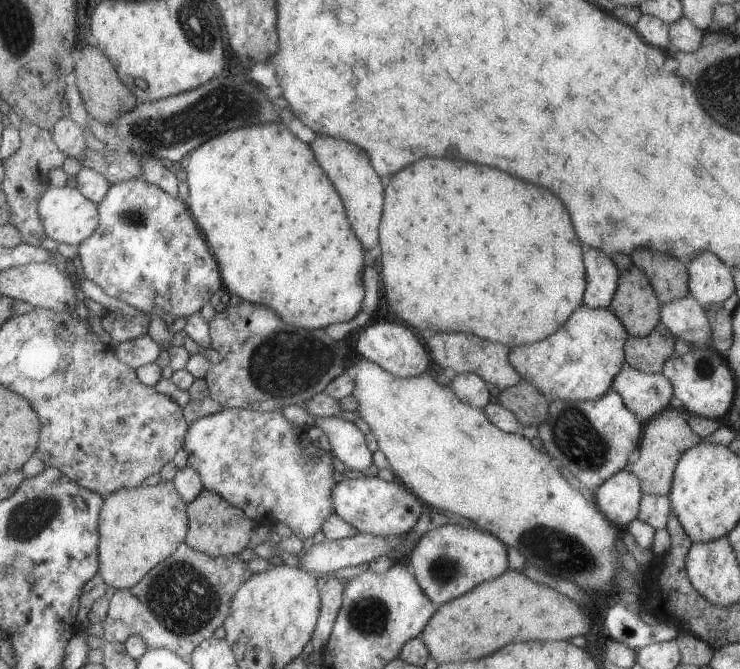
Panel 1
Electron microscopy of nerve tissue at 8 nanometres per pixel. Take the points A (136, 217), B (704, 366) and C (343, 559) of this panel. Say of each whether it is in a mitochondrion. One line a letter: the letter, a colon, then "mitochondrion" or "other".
A: mitochondrion
B: mitochondrion
C: other

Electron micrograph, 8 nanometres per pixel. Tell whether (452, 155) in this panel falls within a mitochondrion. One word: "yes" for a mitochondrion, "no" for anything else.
no

